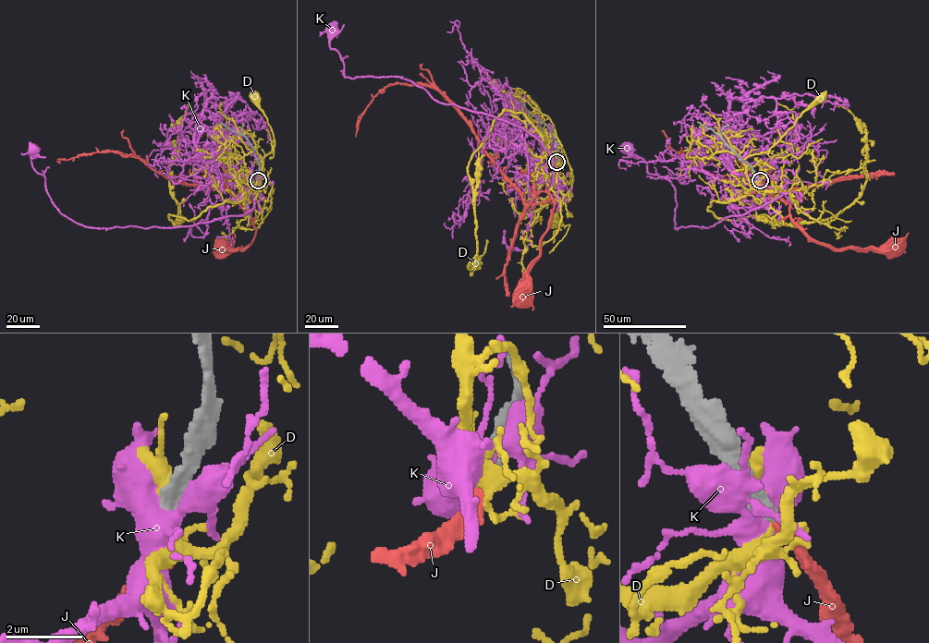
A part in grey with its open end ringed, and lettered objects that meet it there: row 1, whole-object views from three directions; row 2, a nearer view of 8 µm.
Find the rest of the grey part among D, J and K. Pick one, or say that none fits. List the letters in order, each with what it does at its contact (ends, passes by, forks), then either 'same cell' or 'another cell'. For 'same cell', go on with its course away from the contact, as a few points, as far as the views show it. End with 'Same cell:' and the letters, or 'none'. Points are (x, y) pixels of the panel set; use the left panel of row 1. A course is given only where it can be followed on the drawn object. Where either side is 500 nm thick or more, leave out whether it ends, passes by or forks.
D: it forks; another cell
J: it ends; same cell; course (258, 180), (236, 198), (236, 202), (252, 222), (256, 230), (253, 240), (243, 249), (222, 247)
K: another cell
Same cell: J

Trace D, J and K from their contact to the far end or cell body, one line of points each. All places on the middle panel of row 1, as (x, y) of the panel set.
D: (556, 161), (556, 151), (561, 146), (573, 179), (569, 192), (553, 223)
J: (556, 161), (534, 177), (534, 190), (546, 191), (555, 208), (527, 274), (527, 296), (520, 295)
K: (556, 161), (535, 164), (549, 188), (551, 153), (523, 129), (437, 102), (400, 77), (347, 77), (333, 28)

